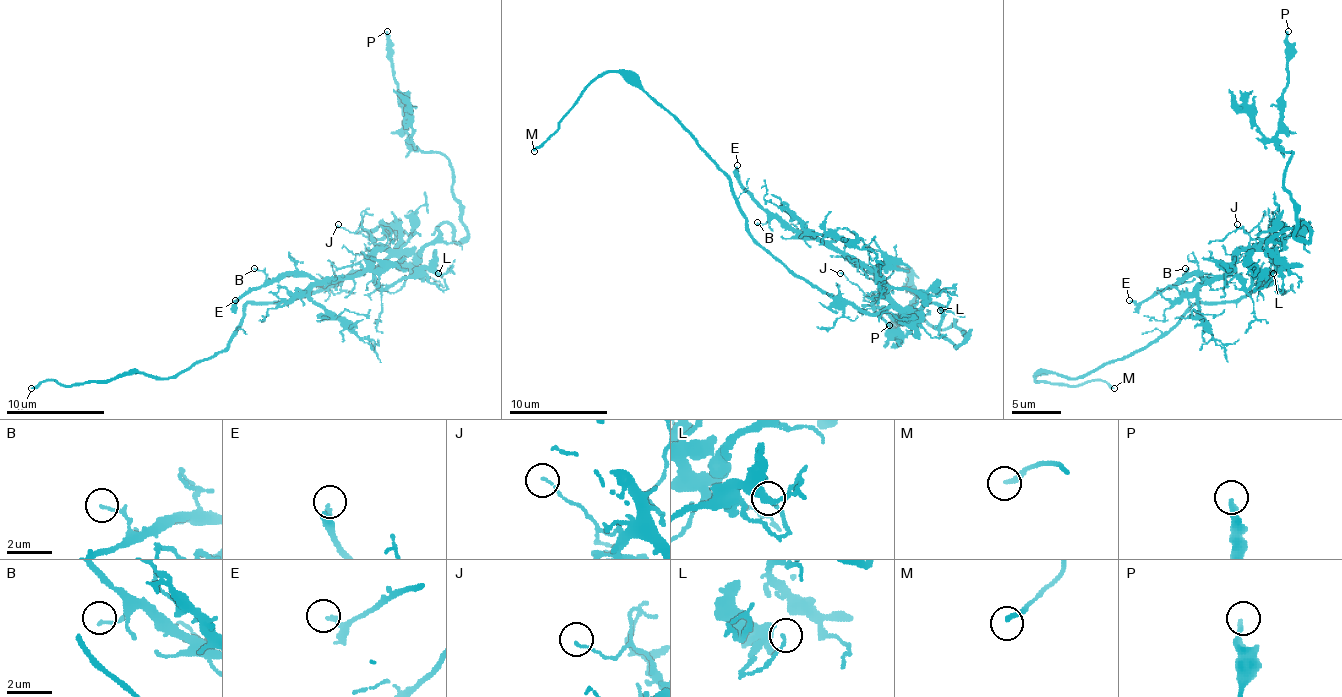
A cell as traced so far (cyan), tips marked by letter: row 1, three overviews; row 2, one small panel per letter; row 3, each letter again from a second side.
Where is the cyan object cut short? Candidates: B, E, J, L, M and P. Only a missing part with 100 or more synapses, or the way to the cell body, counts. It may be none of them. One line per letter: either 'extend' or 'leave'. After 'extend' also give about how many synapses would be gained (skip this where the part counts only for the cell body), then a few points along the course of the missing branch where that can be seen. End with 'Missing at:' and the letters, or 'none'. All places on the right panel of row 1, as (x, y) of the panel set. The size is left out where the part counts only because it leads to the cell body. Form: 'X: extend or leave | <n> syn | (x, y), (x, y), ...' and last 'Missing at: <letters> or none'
B: leave
E: leave
J: leave
L: leave
M: extend | (1114, 388), (1112, 398), (1117, 405), (1119, 403)
P: leave
Missing at: M

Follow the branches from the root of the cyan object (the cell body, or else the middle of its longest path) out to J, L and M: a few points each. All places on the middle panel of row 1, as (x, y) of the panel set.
J: (830, 293), (869, 312), (882, 312), (891, 303), (867, 295), (840, 273)
L: (830, 293), (882, 312), (891, 303), (877, 271), (896, 288), (928, 295), (943, 290), (948, 303), (940, 310)
M: (830, 293), (796, 278), (752, 236), (730, 178), (671, 114), (617, 72), (602, 72), (534, 151)

